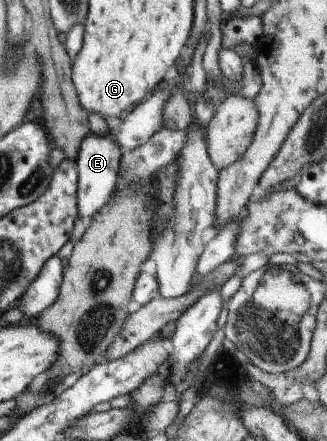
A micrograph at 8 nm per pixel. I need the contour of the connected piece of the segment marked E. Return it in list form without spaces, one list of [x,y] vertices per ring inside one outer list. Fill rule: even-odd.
[[[109,131],[104,135],[89,132],[88,136],[82,138],[74,161],[78,174],[76,189],[77,217],[83,219],[85,223],[88,223],[90,218],[110,200],[110,196],[115,190],[121,155],[122,151],[112,142]]]

